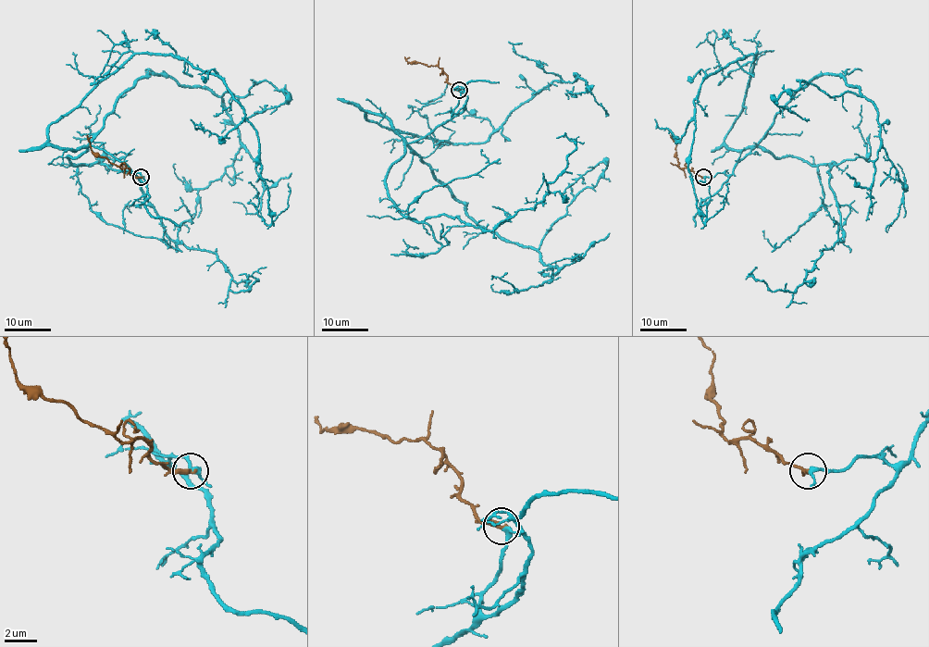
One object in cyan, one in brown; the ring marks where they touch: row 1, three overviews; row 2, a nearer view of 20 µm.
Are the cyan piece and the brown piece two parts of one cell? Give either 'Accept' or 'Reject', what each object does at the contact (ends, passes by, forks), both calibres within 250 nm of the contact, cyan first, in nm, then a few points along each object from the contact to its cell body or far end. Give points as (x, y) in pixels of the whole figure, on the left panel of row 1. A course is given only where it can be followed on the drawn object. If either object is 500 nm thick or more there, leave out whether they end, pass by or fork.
Accept. At the ring cyan passes by. At the ring brown ends. Thickness 240 nm (cyan) against 320 nm. Course of cyan: (142, 177), (47, 128), (135, 54), (165, 54), (243, 109), (270, 224), (248, 182). Course of brown: (142, 177), (132, 176), (126, 167), (121, 168), (97, 155), (92, 150), (87, 135)

